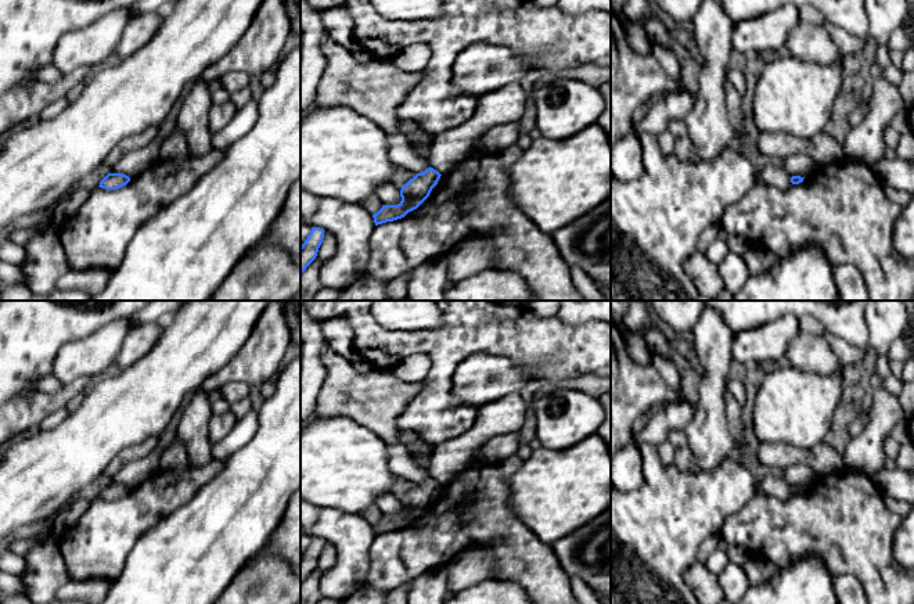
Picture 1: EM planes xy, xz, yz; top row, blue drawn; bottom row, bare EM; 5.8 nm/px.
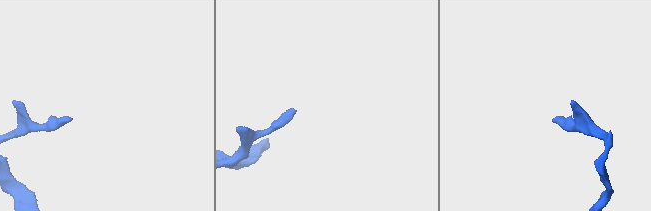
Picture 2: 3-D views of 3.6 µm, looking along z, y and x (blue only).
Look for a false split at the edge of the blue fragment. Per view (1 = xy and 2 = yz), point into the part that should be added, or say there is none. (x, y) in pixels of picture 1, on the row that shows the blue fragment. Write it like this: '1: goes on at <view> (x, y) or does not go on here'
1: does not go on here
2: does not go on here

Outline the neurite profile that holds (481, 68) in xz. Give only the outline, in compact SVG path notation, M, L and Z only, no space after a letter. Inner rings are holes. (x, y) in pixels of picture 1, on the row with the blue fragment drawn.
M474 43L457 55L451 86L461 94L478 98L540 68L544 54L514 53L507 47Z

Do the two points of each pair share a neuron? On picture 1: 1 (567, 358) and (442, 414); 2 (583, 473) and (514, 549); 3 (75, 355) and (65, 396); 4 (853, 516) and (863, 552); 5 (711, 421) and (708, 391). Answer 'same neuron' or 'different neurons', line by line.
1: same neuron
2: different neurons
3: different neurons
4: same neuron
5: same neuron

